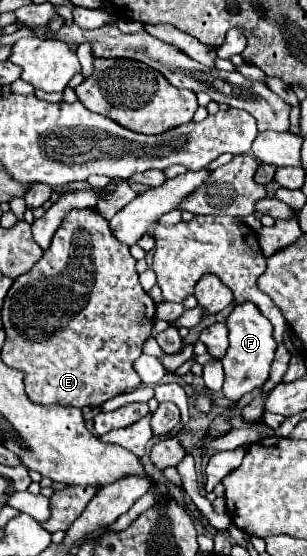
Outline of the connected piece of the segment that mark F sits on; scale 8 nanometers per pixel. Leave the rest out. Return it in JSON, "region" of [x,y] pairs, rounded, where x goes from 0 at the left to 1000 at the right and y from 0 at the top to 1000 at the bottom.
{"region":[[[814,543],[769,550],[736,586],[743,586],[743,604],[749,604],[749,622],[743,622],[736,640],[723,644],[723,655],[730,655],[723,705],[749,723],[775,723],[788,712],[821,705],[827,698],[847,698],[866,687],[879,673],[879,655],[893,647],[899,615],[886,608],[886,583],[866,579],[847,558],[834,558],[834,550]]]}

